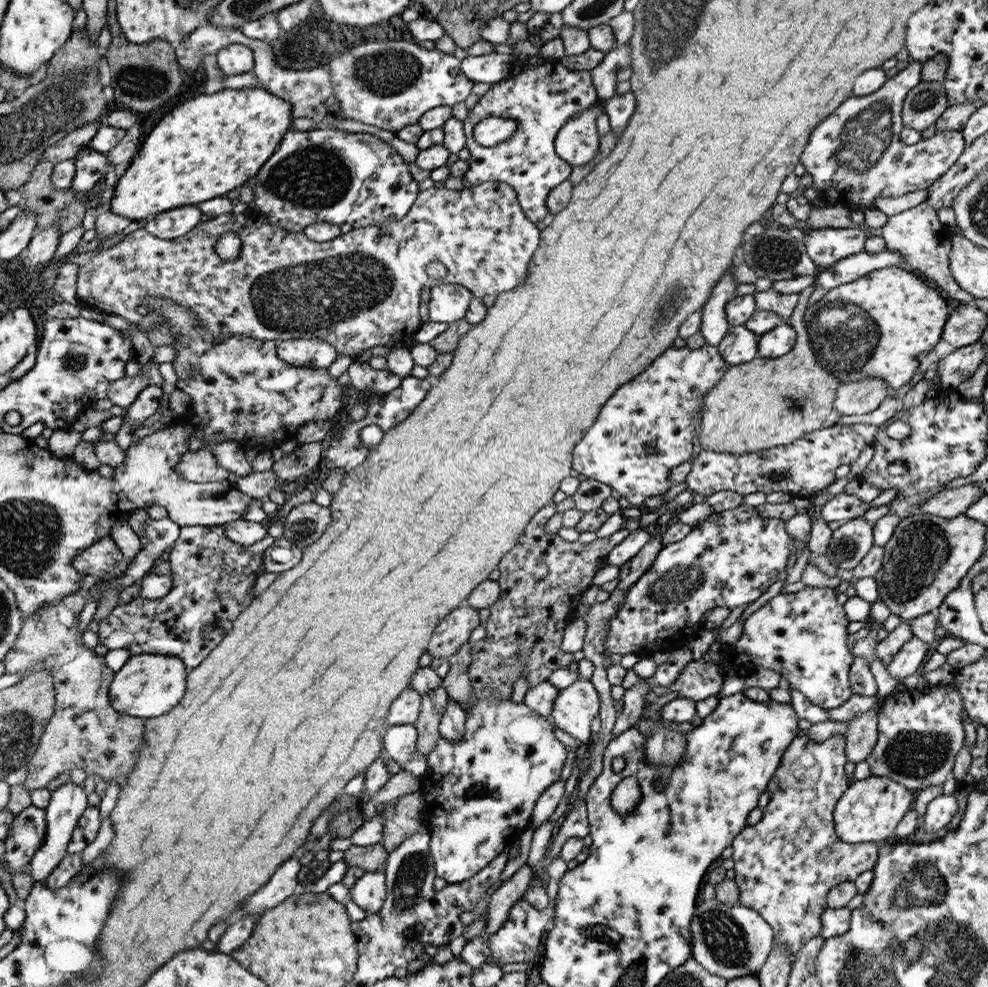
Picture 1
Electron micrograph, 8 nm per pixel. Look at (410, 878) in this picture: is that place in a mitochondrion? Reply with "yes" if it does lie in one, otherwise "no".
yes

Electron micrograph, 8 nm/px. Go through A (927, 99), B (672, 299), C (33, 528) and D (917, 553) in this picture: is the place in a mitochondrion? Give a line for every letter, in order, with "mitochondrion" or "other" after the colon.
A: mitochondrion
B: mitochondrion
C: mitochondrion
D: mitochondrion

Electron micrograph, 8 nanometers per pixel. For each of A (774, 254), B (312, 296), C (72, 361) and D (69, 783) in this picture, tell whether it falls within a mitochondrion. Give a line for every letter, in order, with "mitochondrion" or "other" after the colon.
A: mitochondrion
B: mitochondrion
C: mitochondrion
D: other

